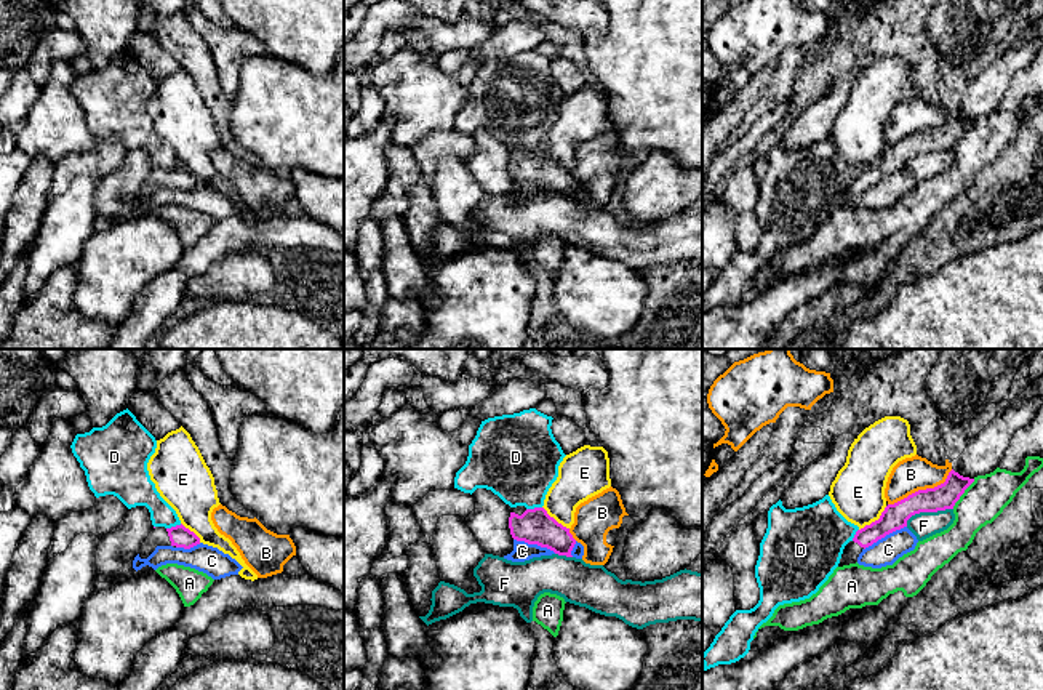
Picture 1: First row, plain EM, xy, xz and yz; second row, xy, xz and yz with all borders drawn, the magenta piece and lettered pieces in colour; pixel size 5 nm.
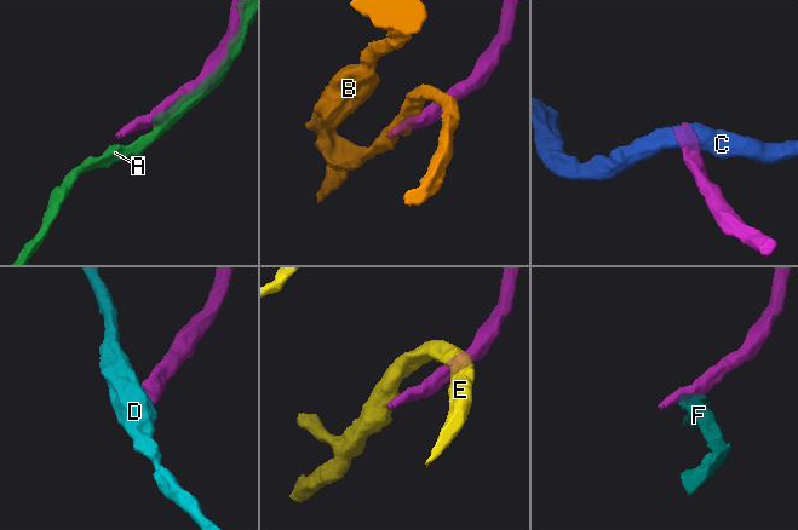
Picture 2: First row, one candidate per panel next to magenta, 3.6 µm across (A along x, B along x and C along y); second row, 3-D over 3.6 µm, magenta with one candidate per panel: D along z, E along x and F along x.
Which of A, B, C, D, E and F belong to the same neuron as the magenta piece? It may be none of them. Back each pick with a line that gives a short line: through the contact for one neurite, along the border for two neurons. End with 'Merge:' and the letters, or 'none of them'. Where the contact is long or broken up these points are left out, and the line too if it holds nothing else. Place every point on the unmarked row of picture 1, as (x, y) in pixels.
Merge: none of them

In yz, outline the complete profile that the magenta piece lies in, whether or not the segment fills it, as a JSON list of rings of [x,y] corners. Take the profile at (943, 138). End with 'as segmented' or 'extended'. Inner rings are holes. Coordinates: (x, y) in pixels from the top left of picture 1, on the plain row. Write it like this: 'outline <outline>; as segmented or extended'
outline [[[952,110],[944,125],[934,130],[918,131],[894,146],[888,146],[878,162],[856,173],[853,184],[841,195],[838,208],[856,205],[865,189],[907,168],[907,162],[912,157],[953,150],[955,144],[973,123],[974,120],[963,118]]]; extended

